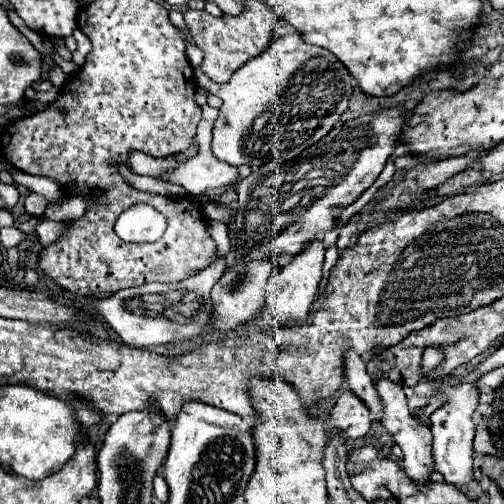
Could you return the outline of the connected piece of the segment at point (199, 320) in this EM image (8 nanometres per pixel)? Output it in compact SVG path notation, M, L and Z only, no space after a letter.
M207 220L207 230L217 244L217 258L207 268L199 270L195 276L189 276L181 282L171 284L147 284L137 288L125 288L111 296L91 298L95 306L95 314L105 320L125 344L133 348L147 348L157 344L177 344L185 340L195 340L203 326L211 316L211 288L219 276L225 272L225 256L231 250L231 242L227 238L227 224L217 220Z

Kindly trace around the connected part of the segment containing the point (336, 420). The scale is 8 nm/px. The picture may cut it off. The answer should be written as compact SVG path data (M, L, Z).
M343 390L331 410L333 426L339 428L349 438L359 438L369 432L373 414L367 412L367 404L355 396L351 390Z

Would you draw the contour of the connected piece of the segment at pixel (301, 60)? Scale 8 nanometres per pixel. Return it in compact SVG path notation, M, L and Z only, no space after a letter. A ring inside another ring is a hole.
M281 24L275 30L275 38L267 52L259 54L255 60L249 60L243 64L229 82L215 84L207 78L199 68L194 68L195 82L197 85L213 92L215 96L221 96L223 106L219 108L219 118L213 126L213 142L211 150L213 156L221 162L227 162L231 166L263 166L267 162L287 162L295 156L299 156L303 150L307 150L311 144L319 142L341 118L341 114L347 110L347 102L351 98L351 74L349 70L325 48L307 44L303 34L299 34L289 24ZM317 62L319 68L315 70L311 64ZM301 74L317 74L319 78L301 78ZM263 94L279 94L271 104L265 104L263 108Z

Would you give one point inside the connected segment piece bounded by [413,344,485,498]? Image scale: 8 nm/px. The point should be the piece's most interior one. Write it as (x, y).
(452, 425)

